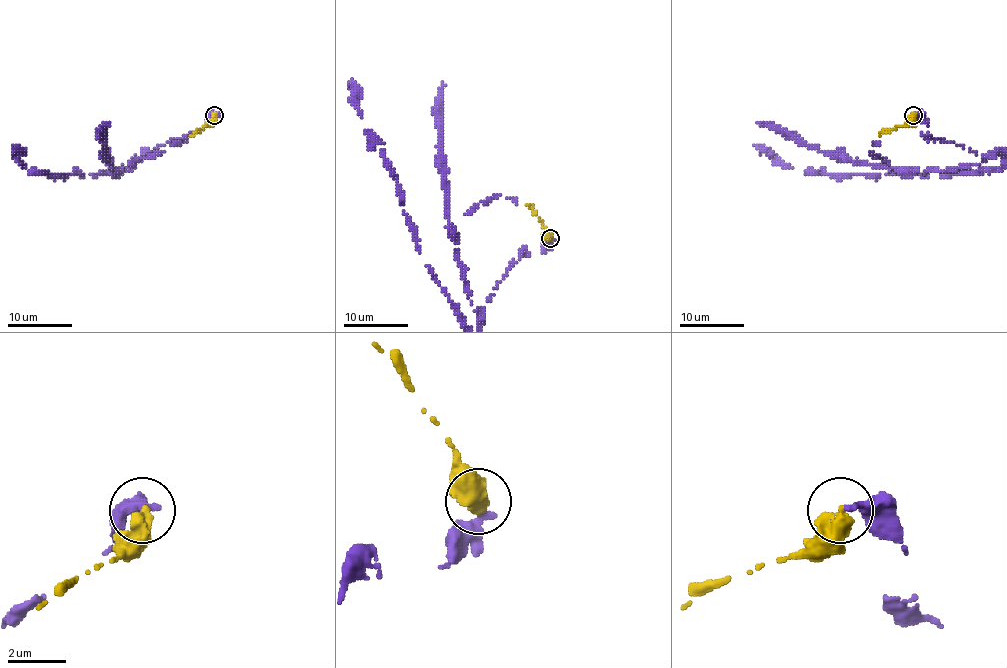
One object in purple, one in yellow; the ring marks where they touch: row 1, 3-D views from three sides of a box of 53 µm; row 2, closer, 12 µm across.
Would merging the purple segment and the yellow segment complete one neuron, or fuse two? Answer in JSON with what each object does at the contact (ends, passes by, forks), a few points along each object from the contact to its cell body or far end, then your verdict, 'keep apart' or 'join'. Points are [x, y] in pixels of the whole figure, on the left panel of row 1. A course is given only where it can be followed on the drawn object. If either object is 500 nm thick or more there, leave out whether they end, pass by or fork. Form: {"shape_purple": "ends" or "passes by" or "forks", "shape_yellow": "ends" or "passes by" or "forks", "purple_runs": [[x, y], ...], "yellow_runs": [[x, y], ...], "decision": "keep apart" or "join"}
{"yellow_runs": [[213, 115], [208, 125], [191, 136]], "decision": "join"}

